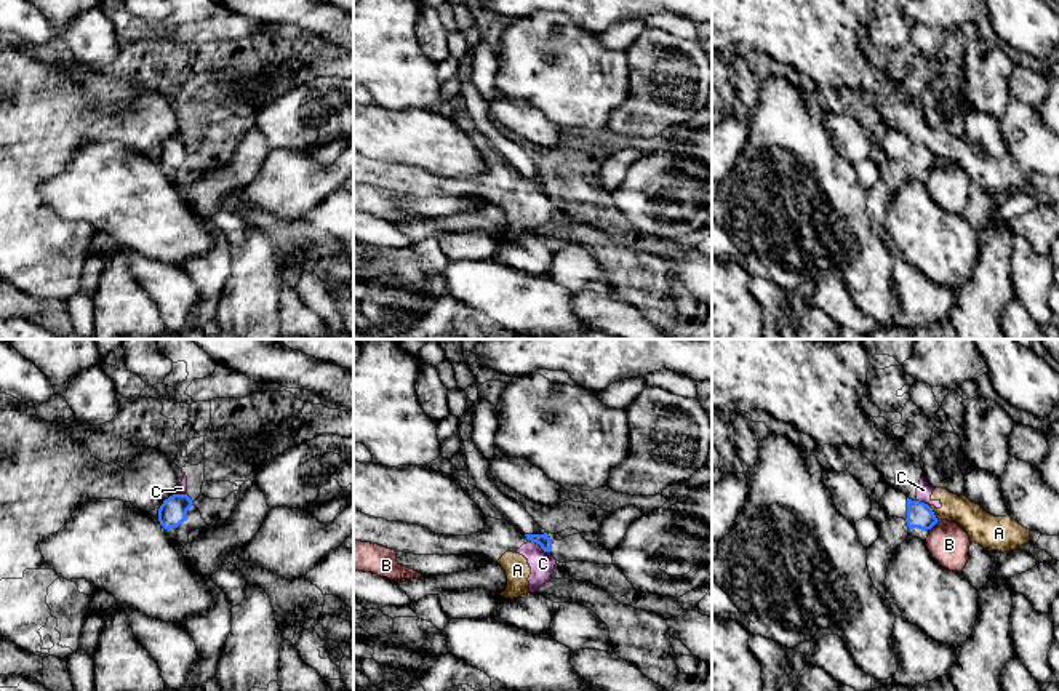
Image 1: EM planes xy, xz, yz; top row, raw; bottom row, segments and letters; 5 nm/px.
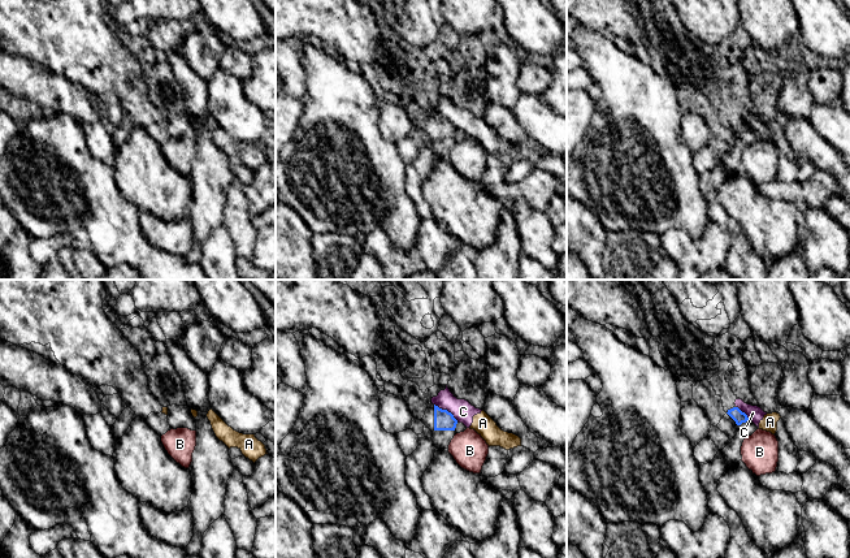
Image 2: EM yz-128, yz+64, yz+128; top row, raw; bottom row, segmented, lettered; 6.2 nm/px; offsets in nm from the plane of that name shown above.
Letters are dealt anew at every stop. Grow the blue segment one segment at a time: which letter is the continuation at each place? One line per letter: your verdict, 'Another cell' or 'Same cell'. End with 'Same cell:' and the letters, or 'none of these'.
A: Another cell
B: Another cell
C: Another cell
Same cell: none of these

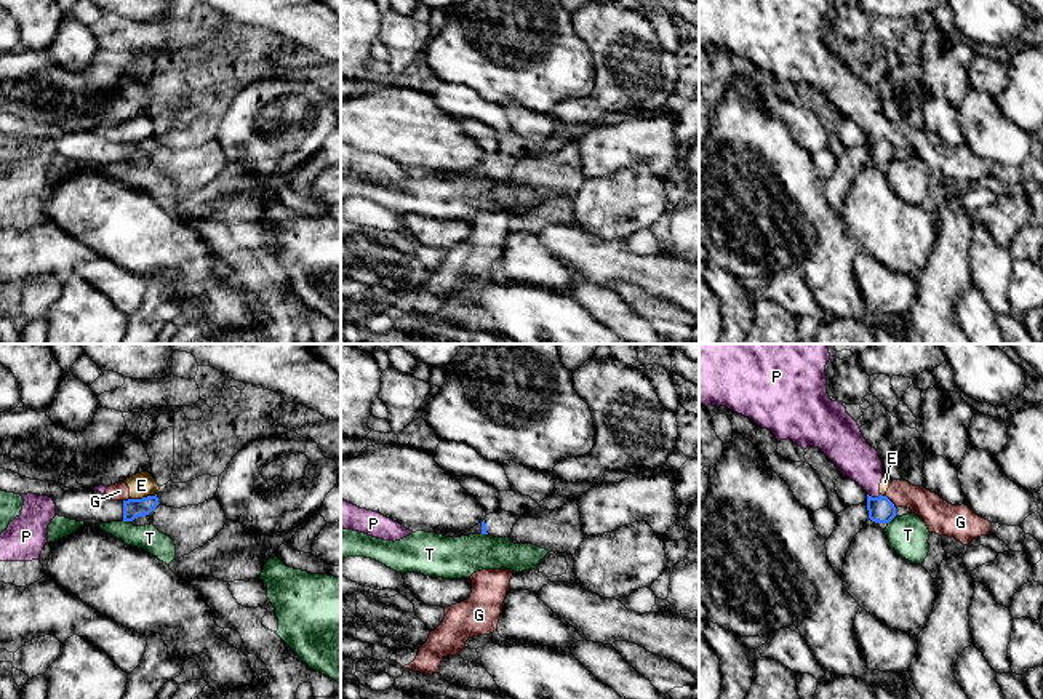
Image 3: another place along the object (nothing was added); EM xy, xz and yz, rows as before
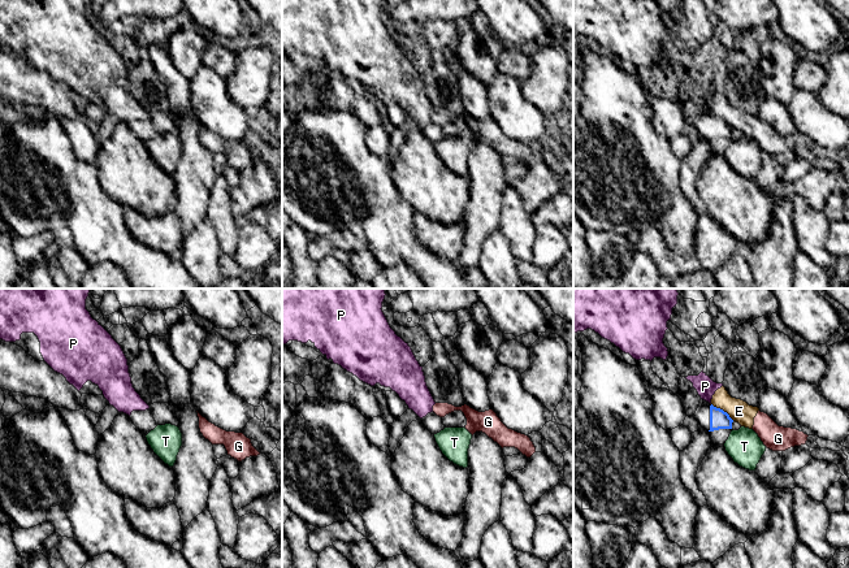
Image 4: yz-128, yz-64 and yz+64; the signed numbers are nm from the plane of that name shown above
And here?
E: Another cell
G: Another cell
P: Another cell
T: Another cell
Same cell: none of these

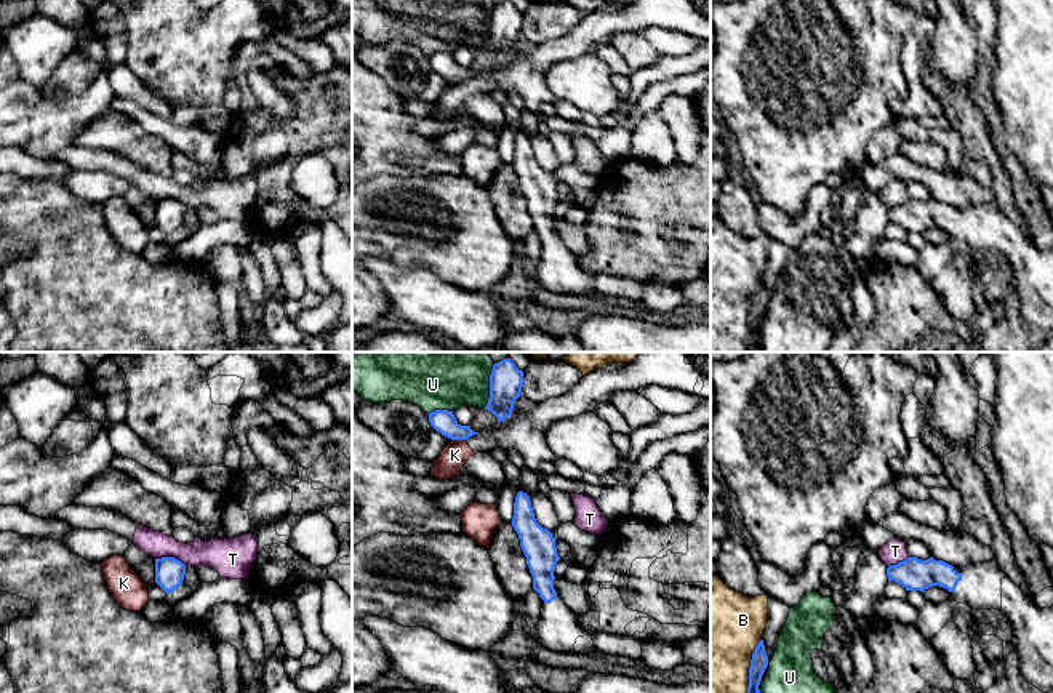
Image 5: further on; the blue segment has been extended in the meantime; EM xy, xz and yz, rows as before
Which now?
B: Another cell
K: Another cell
T: Another cell
U: Another cell
Same cell: none of these

